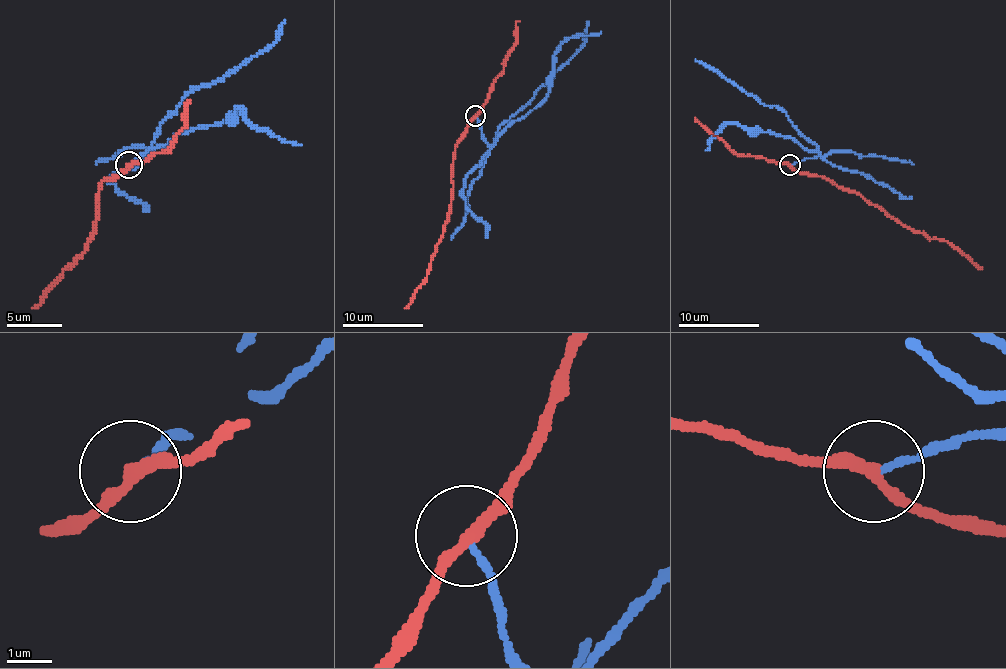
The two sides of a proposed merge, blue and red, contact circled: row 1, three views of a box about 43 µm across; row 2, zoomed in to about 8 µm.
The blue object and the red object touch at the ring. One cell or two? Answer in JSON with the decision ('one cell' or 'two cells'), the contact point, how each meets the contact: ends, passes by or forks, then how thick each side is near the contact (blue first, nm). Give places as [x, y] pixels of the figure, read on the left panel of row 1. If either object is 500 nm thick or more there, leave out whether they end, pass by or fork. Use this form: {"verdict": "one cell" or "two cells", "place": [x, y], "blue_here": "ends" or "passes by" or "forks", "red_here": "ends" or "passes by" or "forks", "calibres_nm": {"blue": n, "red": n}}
{"verdict": "two cells", "place": [128, 165], "blue_here": "ends", "red_here": "passes by", "calibres_nm": {"blue": 130, "red": 260}}

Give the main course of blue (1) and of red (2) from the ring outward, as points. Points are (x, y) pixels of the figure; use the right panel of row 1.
1: (790, 164), (814, 158), (818, 148), (802, 136), (784, 111), (764, 105), (695, 59)
2: (790, 164), (800, 172), (859, 192), (931, 239), (948, 241), (982, 269)

